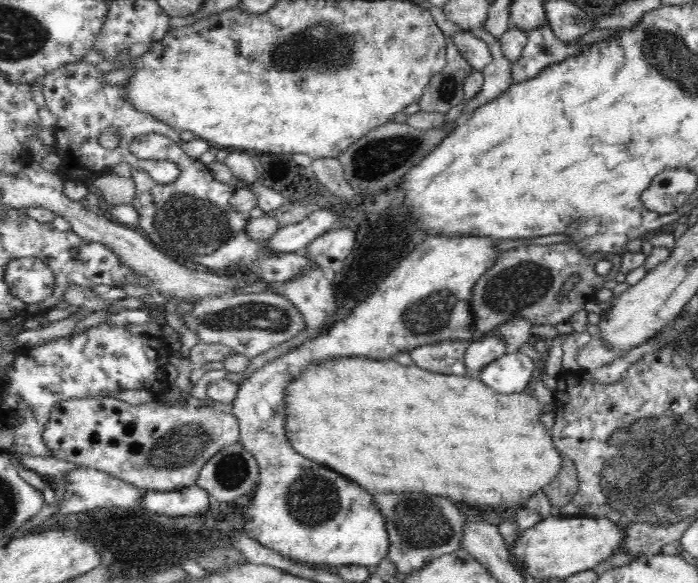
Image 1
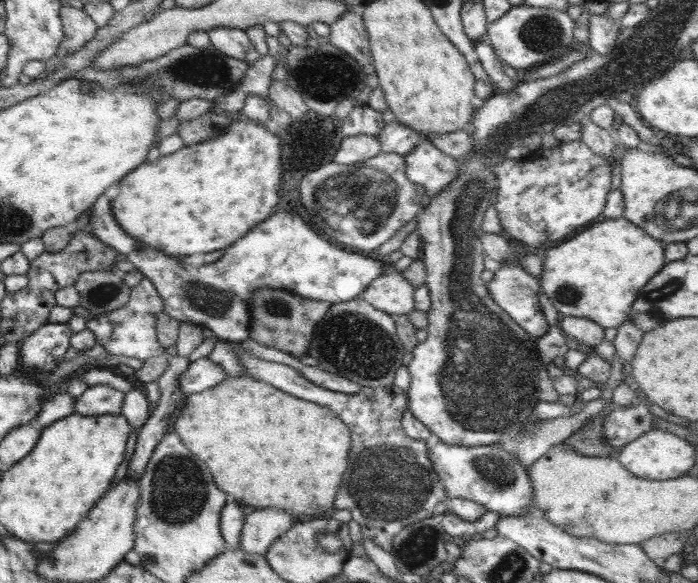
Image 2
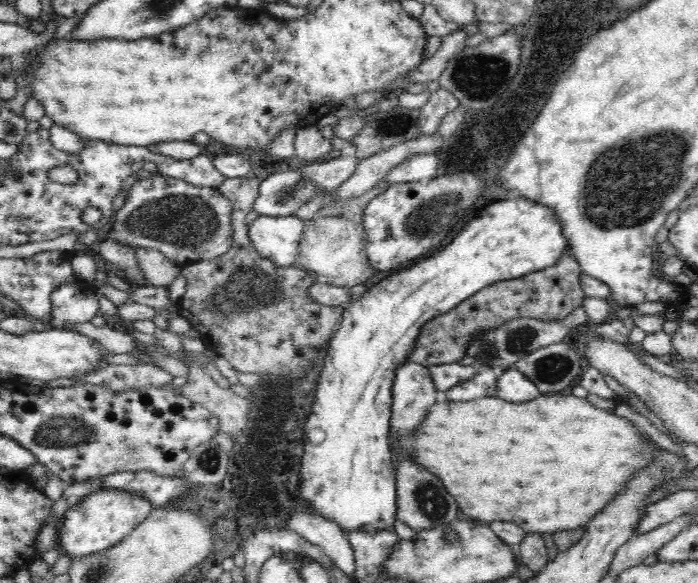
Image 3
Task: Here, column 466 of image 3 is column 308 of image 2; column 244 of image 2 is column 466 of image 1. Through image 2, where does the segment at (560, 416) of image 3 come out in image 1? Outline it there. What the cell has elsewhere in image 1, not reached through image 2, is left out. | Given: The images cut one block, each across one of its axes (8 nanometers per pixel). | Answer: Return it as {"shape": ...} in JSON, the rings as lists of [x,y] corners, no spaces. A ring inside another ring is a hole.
{"shape":[[[328,358],[334,362],[324,362],[310,366],[298,380],[293,380],[284,395],[288,406],[286,412],[286,434],[292,447],[298,454],[320,462],[352,480],[356,480],[362,488],[370,494],[388,494],[388,492],[422,492],[430,496],[446,496],[454,502],[464,502],[468,506],[478,506],[484,510],[496,510],[504,513],[515,510],[520,504],[526,505],[530,496],[540,492],[544,486],[548,486],[562,468],[562,454],[554,446],[551,431],[540,421],[540,416],[545,410],[545,405],[539,402],[535,395],[526,392],[517,394],[496,393],[492,388],[484,385],[484,382],[477,377],[469,375],[461,376],[456,374],[436,374],[430,370],[424,370],[418,366],[402,366],[392,360],[370,360],[370,358]]]}

